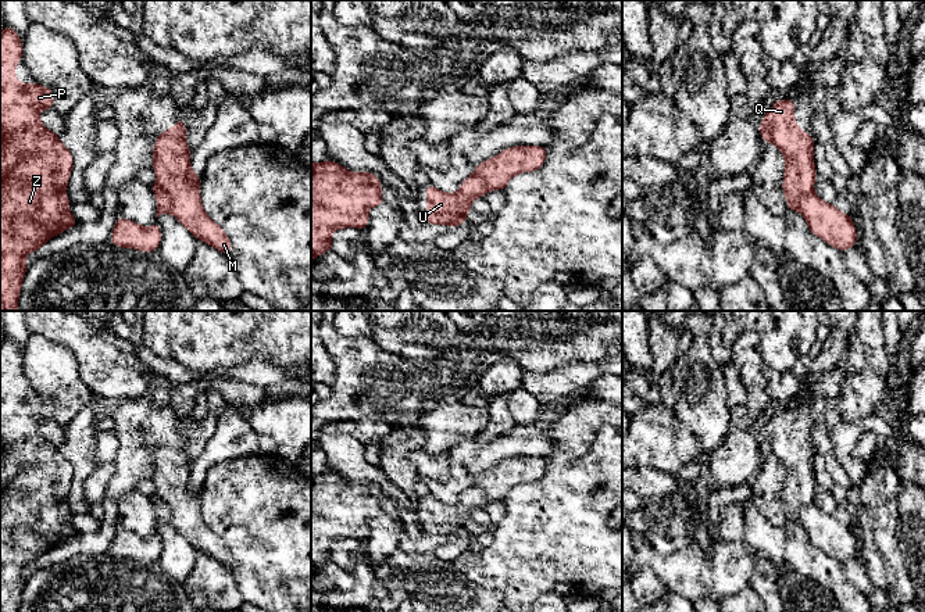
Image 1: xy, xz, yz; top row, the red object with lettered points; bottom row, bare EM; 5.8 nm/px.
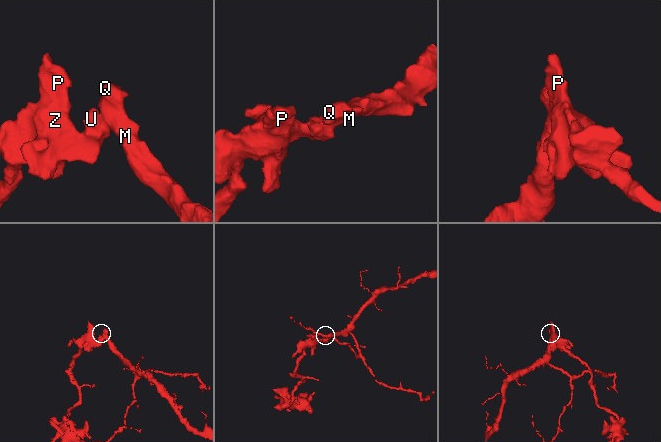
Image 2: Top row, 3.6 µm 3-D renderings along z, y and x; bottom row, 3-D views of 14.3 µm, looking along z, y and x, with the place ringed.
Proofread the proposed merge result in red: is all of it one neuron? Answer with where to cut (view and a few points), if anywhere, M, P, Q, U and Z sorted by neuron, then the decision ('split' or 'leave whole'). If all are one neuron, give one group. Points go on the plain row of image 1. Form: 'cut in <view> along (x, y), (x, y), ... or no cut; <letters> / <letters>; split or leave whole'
cut in xy along (156, 493), (170, 508), (171, 523); M Q / P U Z; split

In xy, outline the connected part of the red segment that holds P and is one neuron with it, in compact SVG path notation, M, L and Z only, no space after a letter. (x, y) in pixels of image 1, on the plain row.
M4 334L0 344L0 612L18 612L28 565L79 534L68 522L71 512L65 507L74 468L39 429L42 420L53 419L54 402L36 393L18 393L15 375L21 372L21 348Z

